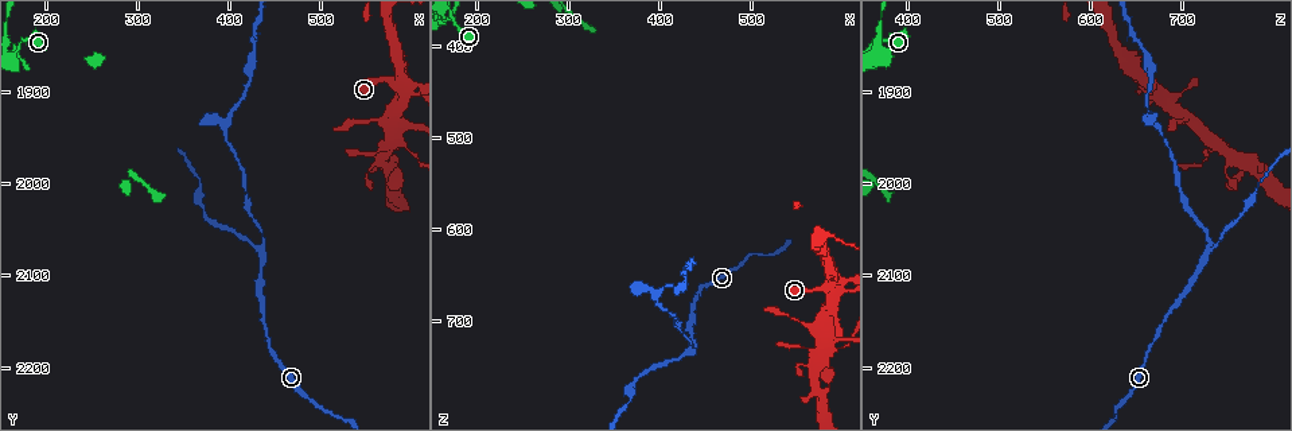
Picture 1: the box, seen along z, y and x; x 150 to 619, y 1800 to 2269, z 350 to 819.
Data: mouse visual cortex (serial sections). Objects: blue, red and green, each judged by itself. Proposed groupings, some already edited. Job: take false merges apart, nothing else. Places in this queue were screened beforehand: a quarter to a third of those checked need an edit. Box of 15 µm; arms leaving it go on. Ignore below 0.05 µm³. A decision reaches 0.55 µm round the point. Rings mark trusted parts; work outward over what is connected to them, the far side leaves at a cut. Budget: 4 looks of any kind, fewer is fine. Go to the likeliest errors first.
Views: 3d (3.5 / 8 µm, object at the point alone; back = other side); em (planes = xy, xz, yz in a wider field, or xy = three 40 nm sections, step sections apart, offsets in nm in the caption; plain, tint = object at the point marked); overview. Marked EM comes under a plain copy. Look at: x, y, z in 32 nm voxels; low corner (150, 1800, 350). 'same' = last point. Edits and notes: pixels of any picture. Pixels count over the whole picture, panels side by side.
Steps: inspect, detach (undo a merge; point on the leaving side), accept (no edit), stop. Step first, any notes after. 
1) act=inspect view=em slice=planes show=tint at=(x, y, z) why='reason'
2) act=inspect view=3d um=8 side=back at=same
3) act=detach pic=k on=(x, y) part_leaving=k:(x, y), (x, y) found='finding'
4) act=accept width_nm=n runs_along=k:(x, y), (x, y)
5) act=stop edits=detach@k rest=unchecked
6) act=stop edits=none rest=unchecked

act=inspect view=3d um=3.5 at=(435, 2070, 730) why='a fork'

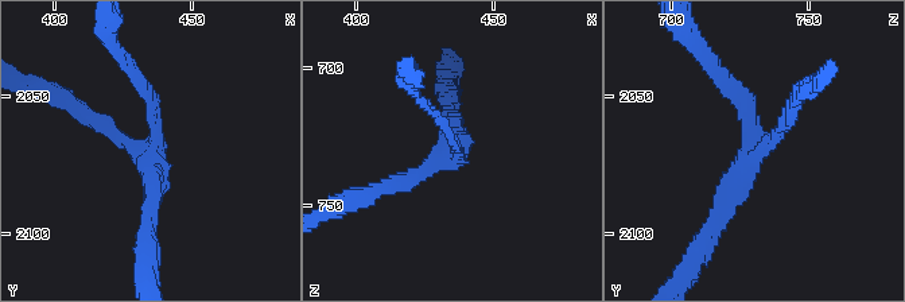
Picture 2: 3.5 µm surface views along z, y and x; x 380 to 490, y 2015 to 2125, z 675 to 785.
act=inspect view=em slice=xy step=5 show=tint at=(436, 2072, 730)

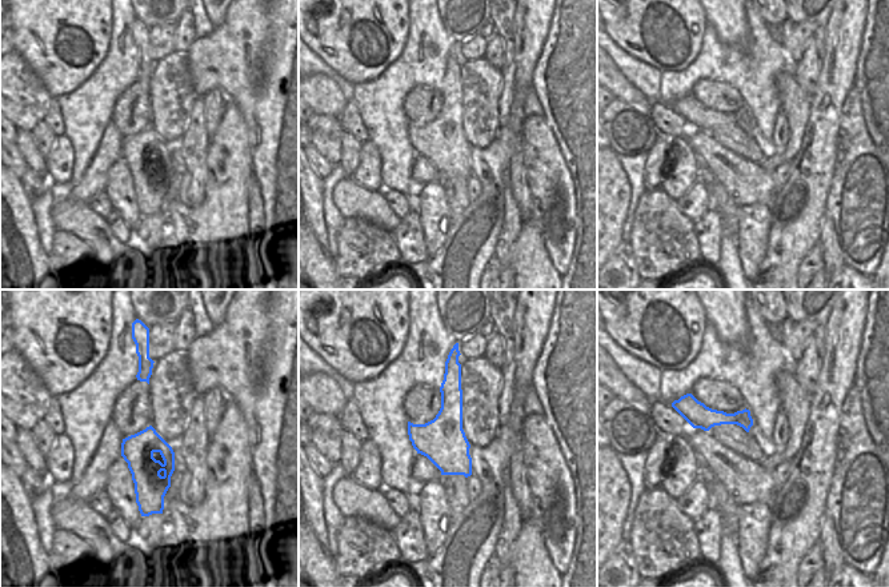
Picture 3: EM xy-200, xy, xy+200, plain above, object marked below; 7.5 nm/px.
act=accept arm_widths_nm=150,200,200 found='all the same cell'

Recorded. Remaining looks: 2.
act=inspect view=3d um=3.5 at=(580, 1890, 665) why='two arms at a narrow angle'

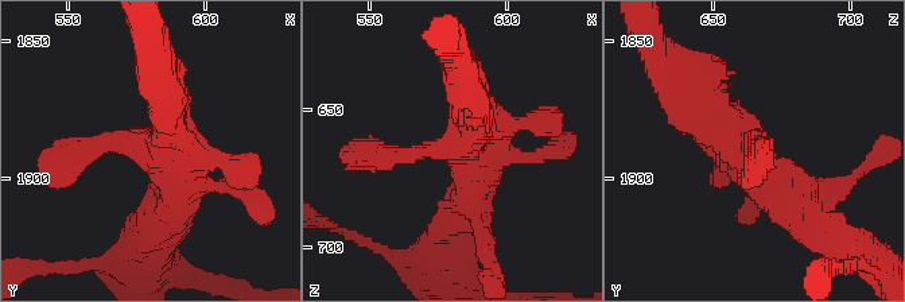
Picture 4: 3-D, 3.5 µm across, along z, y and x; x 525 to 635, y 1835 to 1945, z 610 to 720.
act=inspect view=em slice=xy step=1 show=tint at=(582, 1892, 664) why='need the tissue'

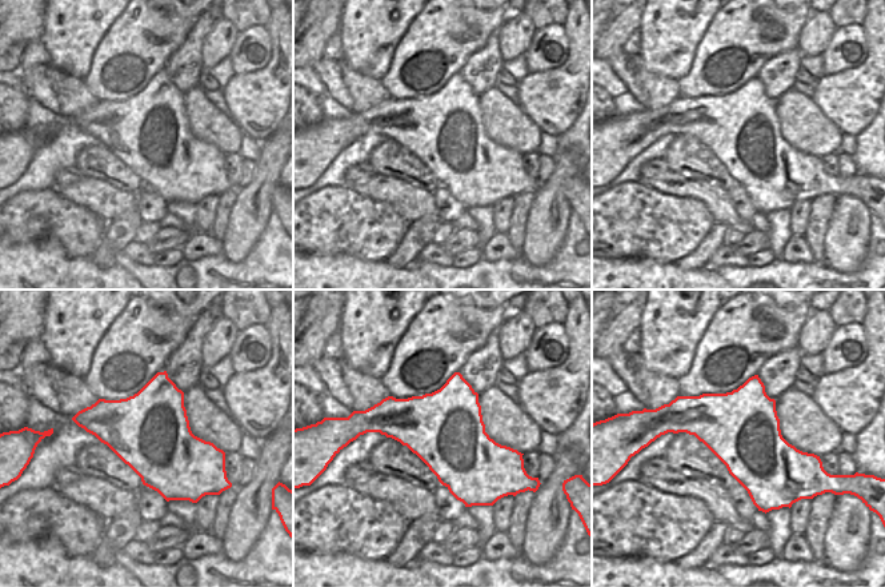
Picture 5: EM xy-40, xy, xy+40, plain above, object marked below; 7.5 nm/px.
act=accept runs_along=4:(72, 157), (146, 144), (178, 182), (166, 215) found='one cell here'

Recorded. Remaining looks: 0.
act=stop edits=none rest=unchecked

